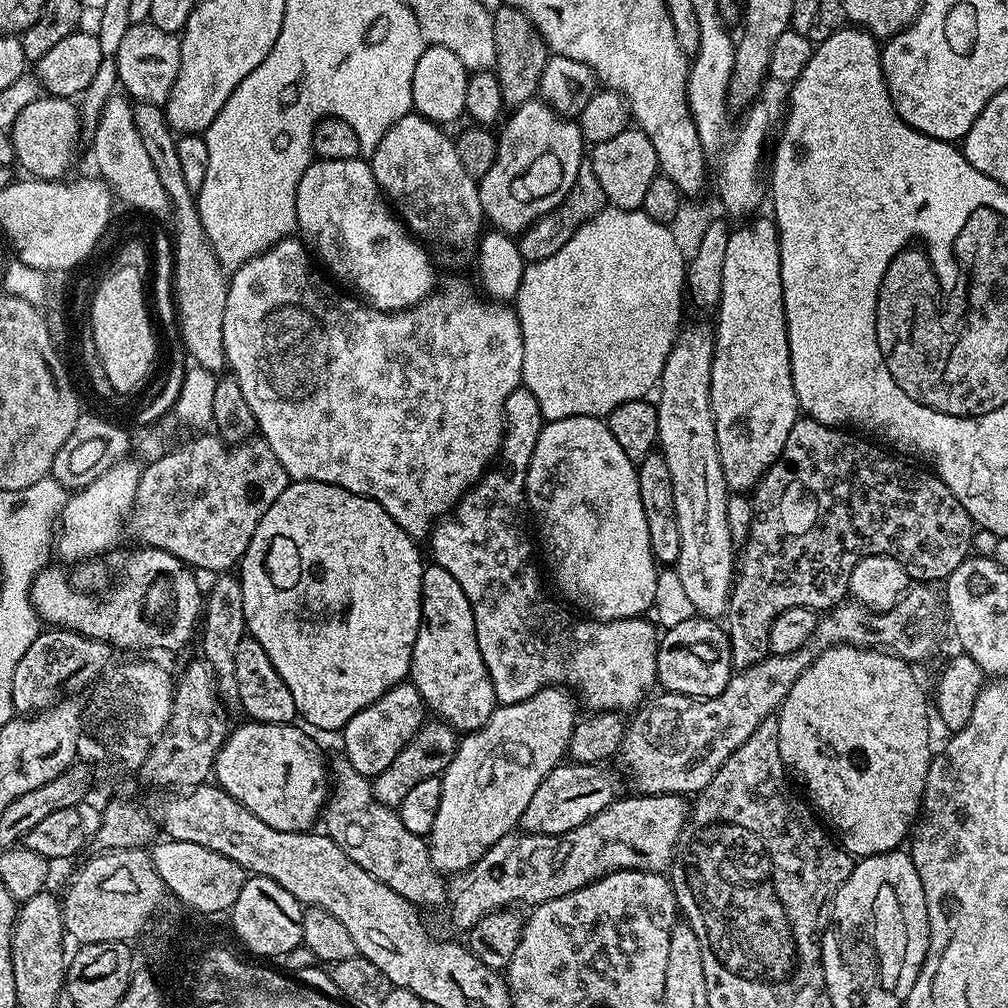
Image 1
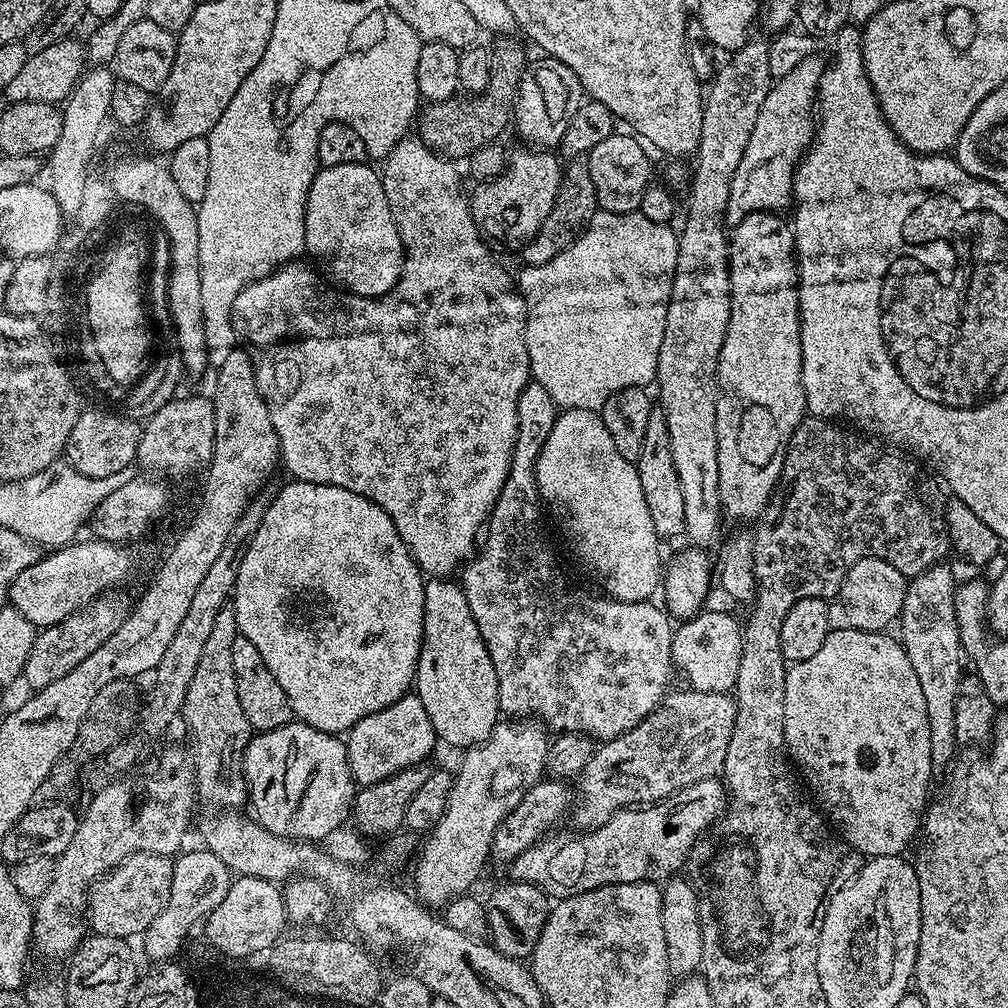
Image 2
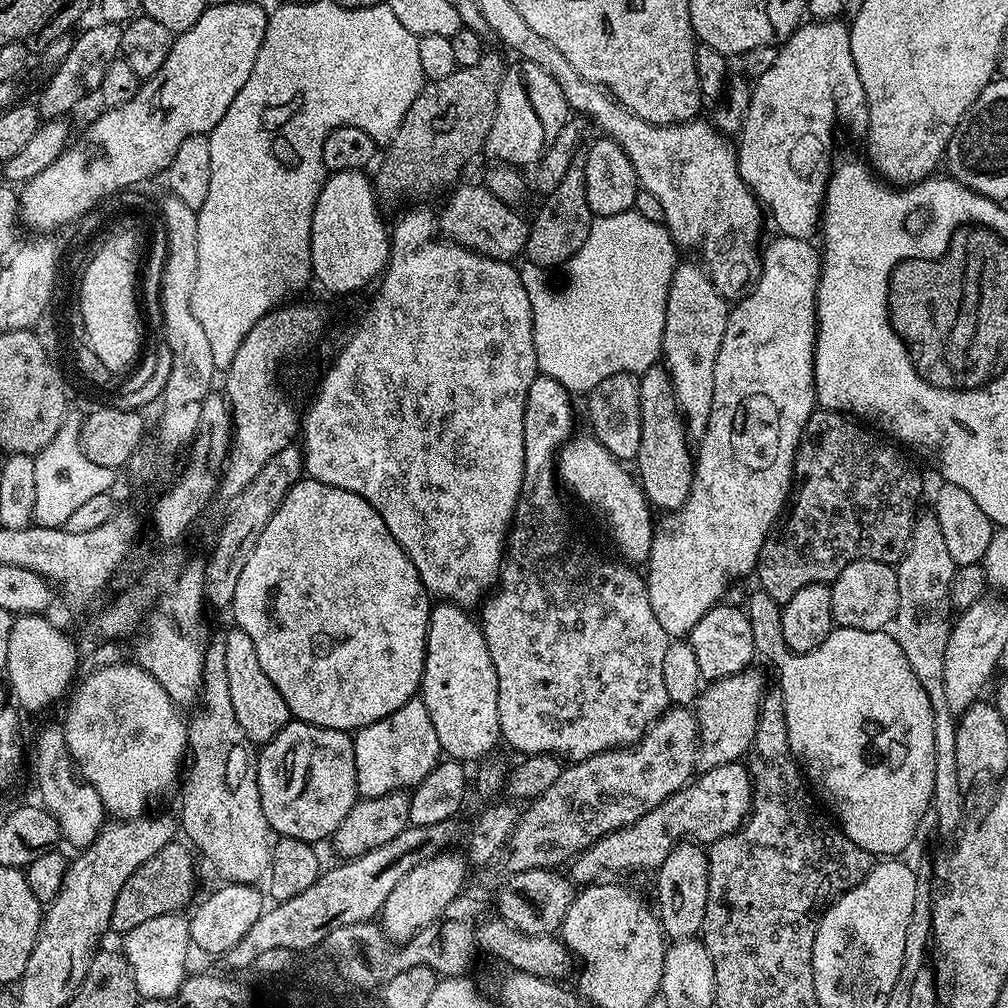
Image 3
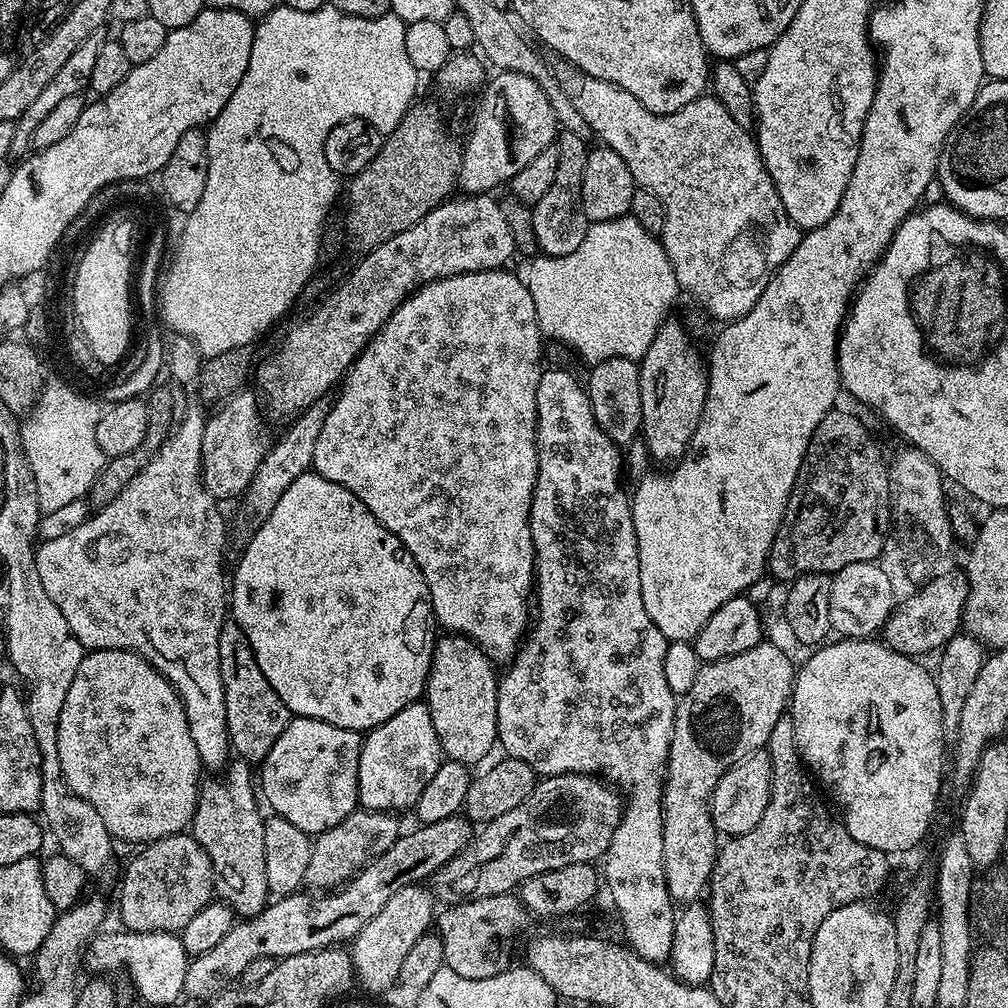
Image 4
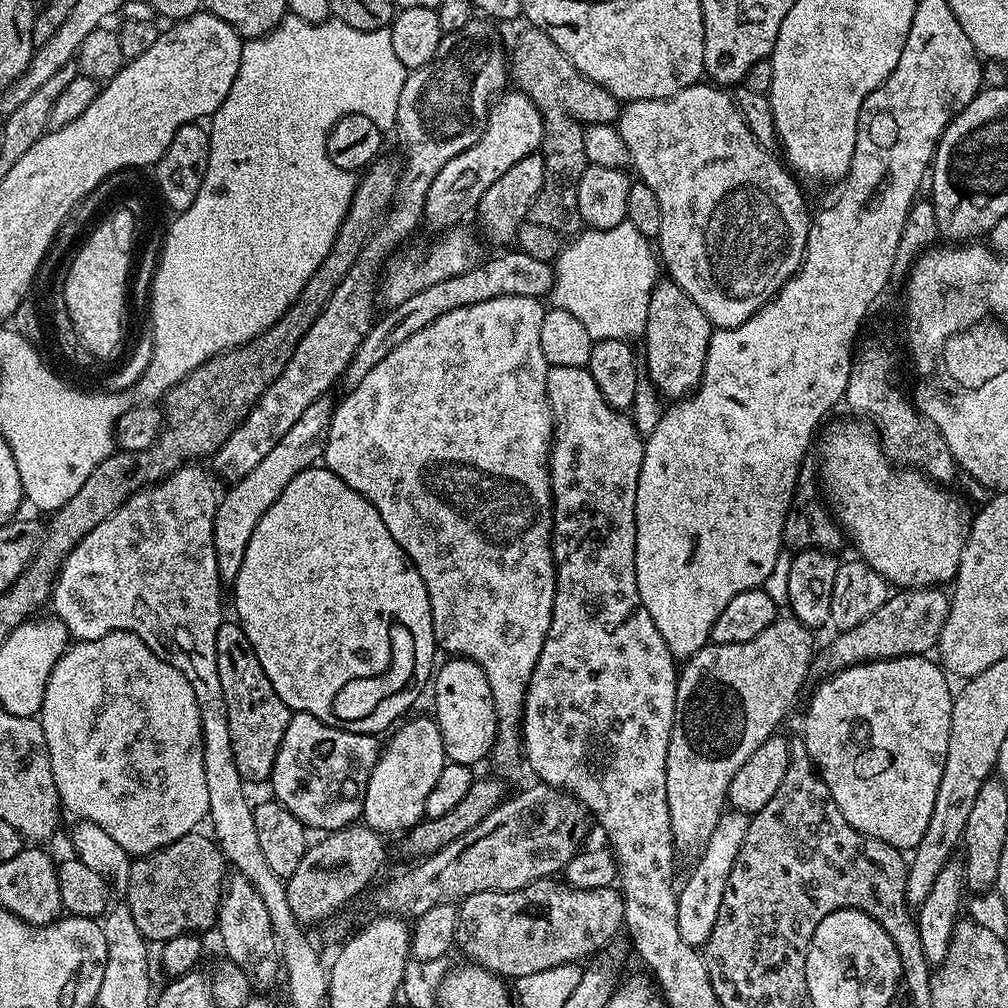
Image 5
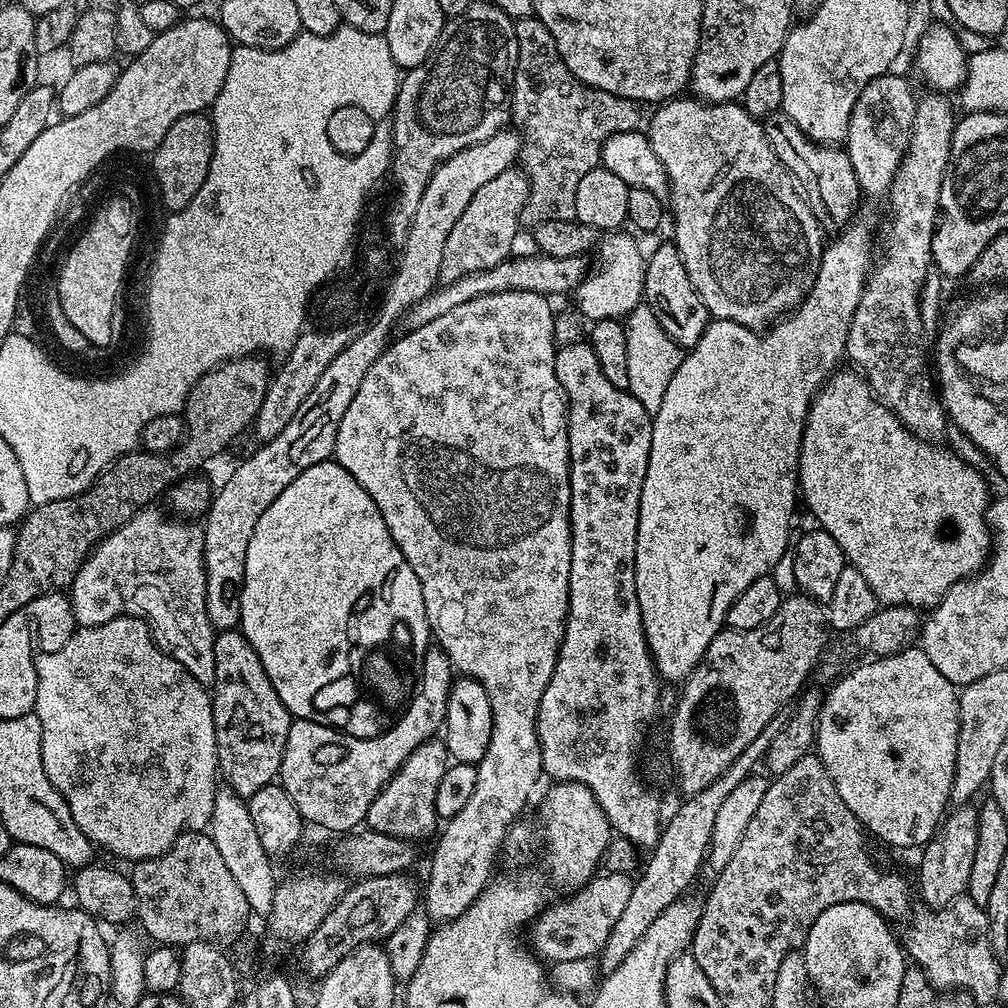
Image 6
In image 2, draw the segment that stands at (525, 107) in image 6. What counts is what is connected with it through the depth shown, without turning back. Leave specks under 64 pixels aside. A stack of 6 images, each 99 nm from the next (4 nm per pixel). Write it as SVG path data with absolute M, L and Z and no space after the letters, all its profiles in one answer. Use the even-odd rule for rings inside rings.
M573 156L567 161L560 177L558 198L554 198L554 206L550 214L546 214L546 222L538 226L538 234L522 249L523 263L527 266L542 266L542 262L550 262L550 258L558 258L558 254L575 242L596 216L596 195L594 181L590 179L590 166L587 156Z

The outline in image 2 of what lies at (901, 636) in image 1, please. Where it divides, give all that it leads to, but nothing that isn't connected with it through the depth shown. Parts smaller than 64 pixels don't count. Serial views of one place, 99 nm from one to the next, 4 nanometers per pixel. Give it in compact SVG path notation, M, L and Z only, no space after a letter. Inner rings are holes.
M669 691L656 705L647 718L638 722L629 732L603 741L596 752L586 762L574 784L574 803L570 808L570 820L577 824L577 829L591 830L606 826L610 818L622 808L635 808L645 804L656 804L667 796L680 792L699 780L715 777L721 771L726 758L726 746L736 721L736 701L723 692L684 692Z

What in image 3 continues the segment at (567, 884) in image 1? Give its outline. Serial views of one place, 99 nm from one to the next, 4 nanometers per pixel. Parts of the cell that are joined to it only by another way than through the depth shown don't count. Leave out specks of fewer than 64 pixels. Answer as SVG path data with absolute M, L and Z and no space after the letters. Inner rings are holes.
M743 763L723 764L717 768L701 771L687 786L666 798L654 810L650 810L638 822L620 828L617 832L606 834L594 846L581 852L571 861L570 879L573 885L587 886L597 879L599 872L648 872L660 868L666 862L666 856L677 844L688 841L701 846L711 846L718 838L726 838L730 833L737 832L748 819L752 810L752 775Z

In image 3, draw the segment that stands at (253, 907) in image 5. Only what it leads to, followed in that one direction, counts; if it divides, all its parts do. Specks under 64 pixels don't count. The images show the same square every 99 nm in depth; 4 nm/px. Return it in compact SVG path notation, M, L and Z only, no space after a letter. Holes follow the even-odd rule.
M220 634L213 635L208 642L199 708L200 712L187 721L190 759L179 789L178 824L183 835L185 832L196 843L195 851L204 852L213 870L224 876L220 878L229 884L256 886L265 879L270 863L270 829L258 794L258 752L242 726L238 726L238 718L234 718L226 675L226 642Z

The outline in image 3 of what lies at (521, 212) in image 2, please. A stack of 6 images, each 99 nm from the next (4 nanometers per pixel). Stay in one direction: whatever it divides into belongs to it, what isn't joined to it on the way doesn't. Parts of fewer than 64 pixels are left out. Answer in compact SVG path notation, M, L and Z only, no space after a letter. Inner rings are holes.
M479 183L463 184L451 193L453 196L445 202L444 209L439 209L439 231L451 243L461 244L480 256L489 256L491 260L515 261L515 256L519 257L523 253L524 244L528 240L529 221L523 220L513 205L494 198L488 188Z

